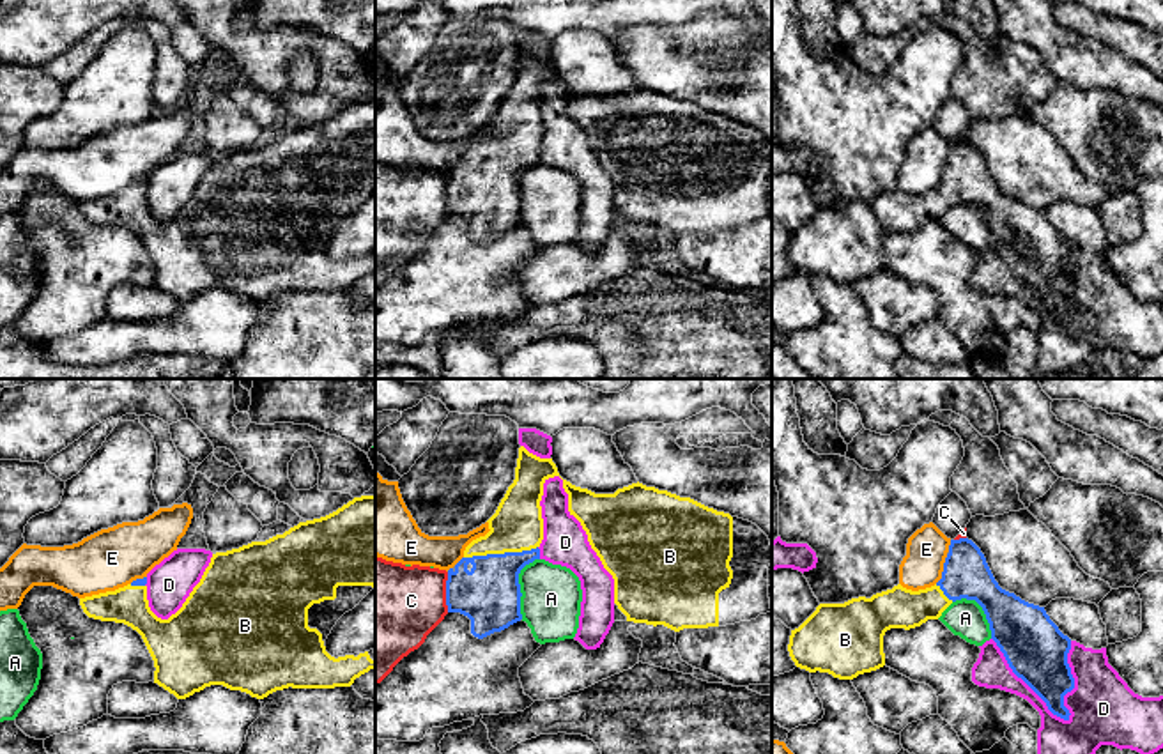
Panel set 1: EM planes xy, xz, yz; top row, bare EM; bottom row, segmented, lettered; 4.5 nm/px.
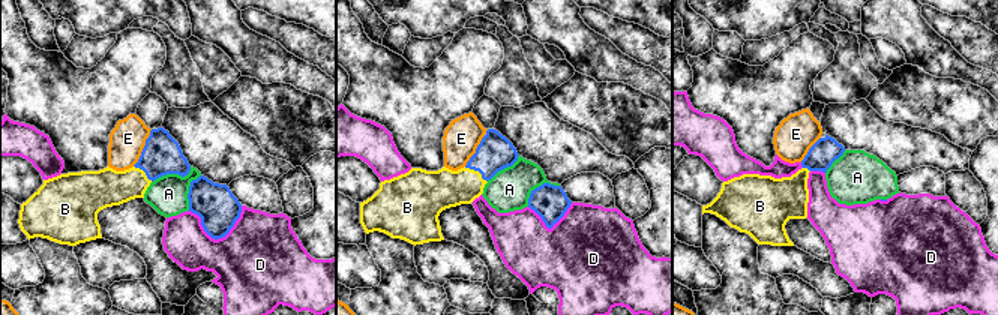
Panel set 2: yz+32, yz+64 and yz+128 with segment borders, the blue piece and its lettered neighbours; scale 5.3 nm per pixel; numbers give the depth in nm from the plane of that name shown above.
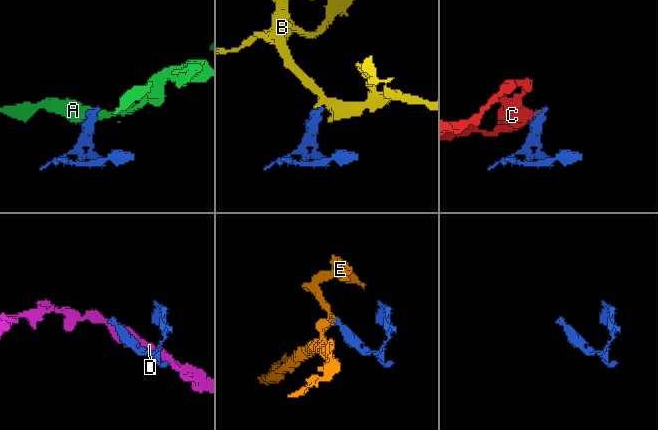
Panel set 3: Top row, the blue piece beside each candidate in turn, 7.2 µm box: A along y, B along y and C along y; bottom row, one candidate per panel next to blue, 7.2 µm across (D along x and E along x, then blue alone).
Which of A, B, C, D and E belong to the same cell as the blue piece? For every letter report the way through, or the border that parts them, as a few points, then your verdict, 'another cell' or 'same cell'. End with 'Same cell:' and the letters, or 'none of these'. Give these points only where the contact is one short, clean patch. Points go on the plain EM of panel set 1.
A: another cell
B: way xz (489, 199), (500, 158), (514, 144), (517, 128); same cell
C: border xz (448, 176), (446, 215); another cell
D: another cell
E: another cell
Same cell: B

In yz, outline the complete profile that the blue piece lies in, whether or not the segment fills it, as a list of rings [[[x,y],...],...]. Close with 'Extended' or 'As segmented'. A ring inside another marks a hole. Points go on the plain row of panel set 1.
[[[968,142],[951,143],[942,182],[931,191],[912,195],[897,188],[871,202],[859,200],[844,207],[820,207],[798,232],[791,234],[788,255],[800,273],[853,283],[885,269],[883,239],[887,234],[910,234],[928,223],[938,223],[952,205],[961,202],[975,204],[982,211],[991,242],[1004,257],[1013,276],[1046,306],[1053,319],[1069,324],[1071,317],[1064,310],[1064,299],[1074,292],[1074,281],[1067,267],[1071,242],[1059,234],[1044,211],[1028,207],[1002,193],[984,158]]]. Extended

